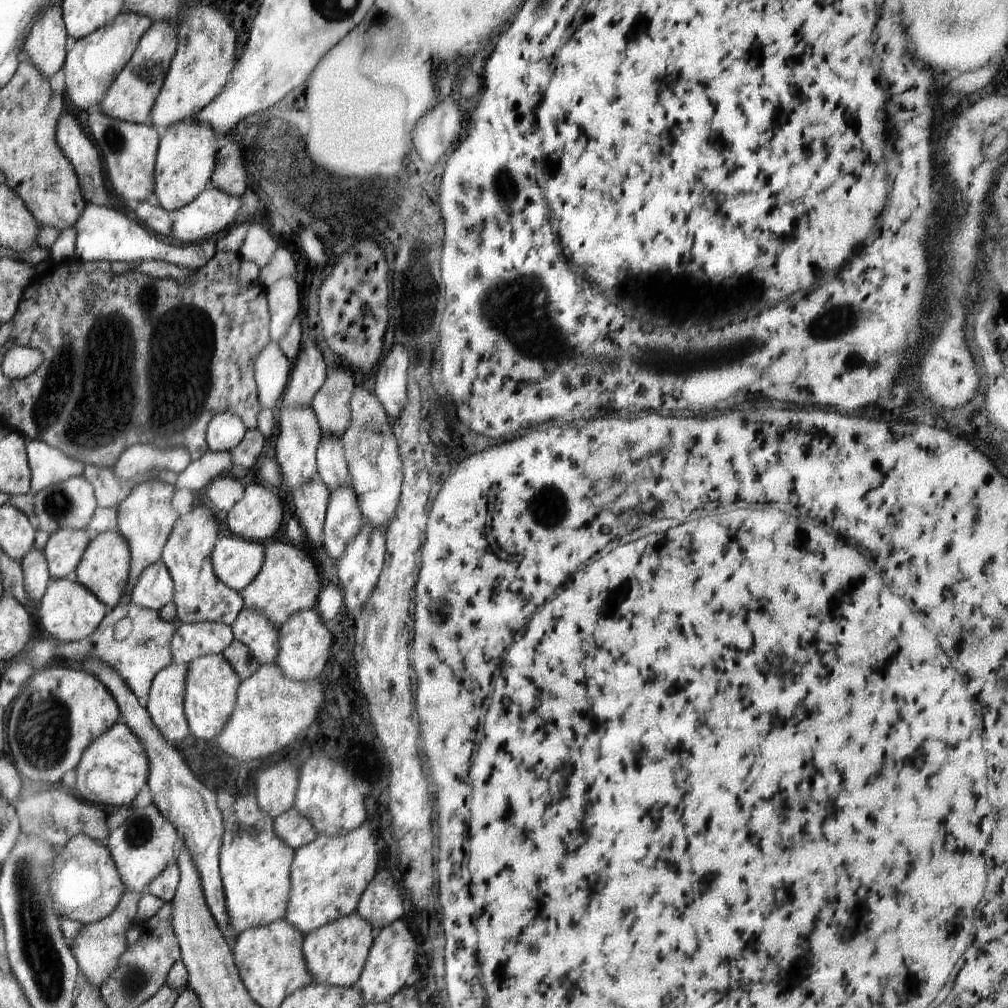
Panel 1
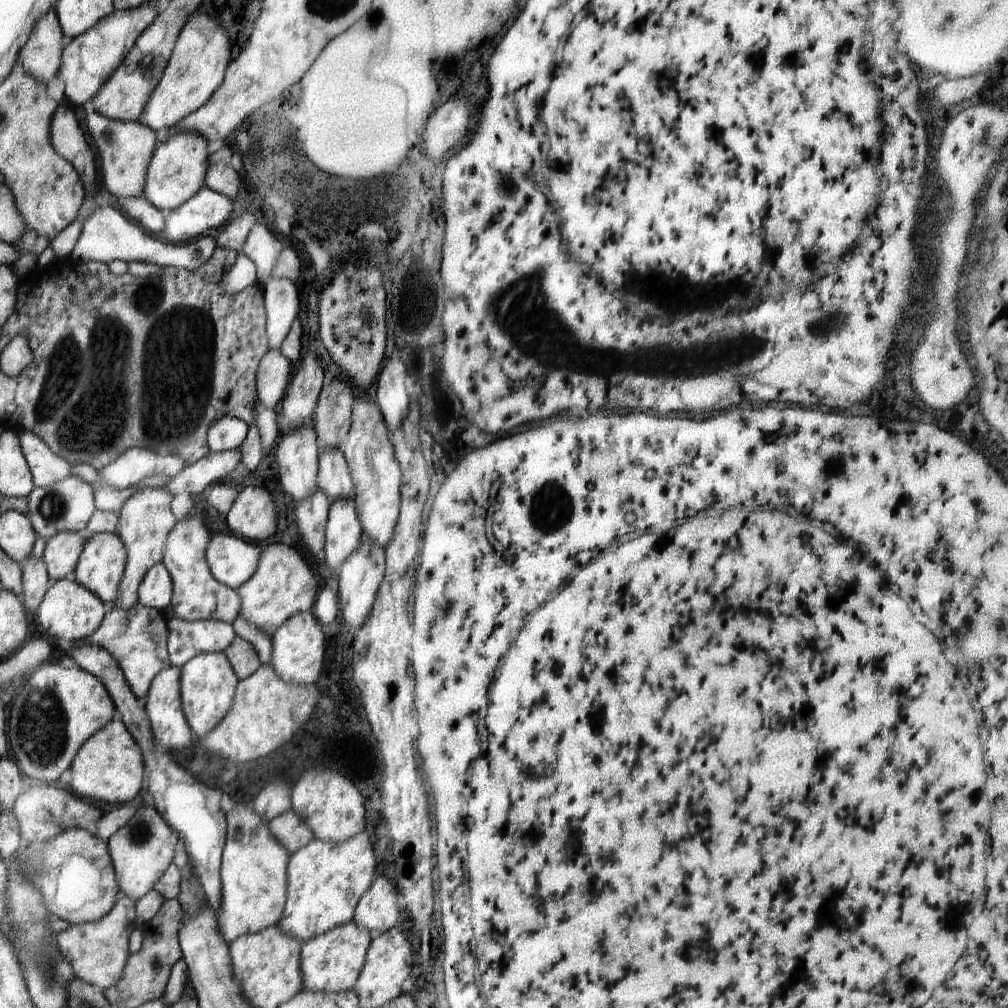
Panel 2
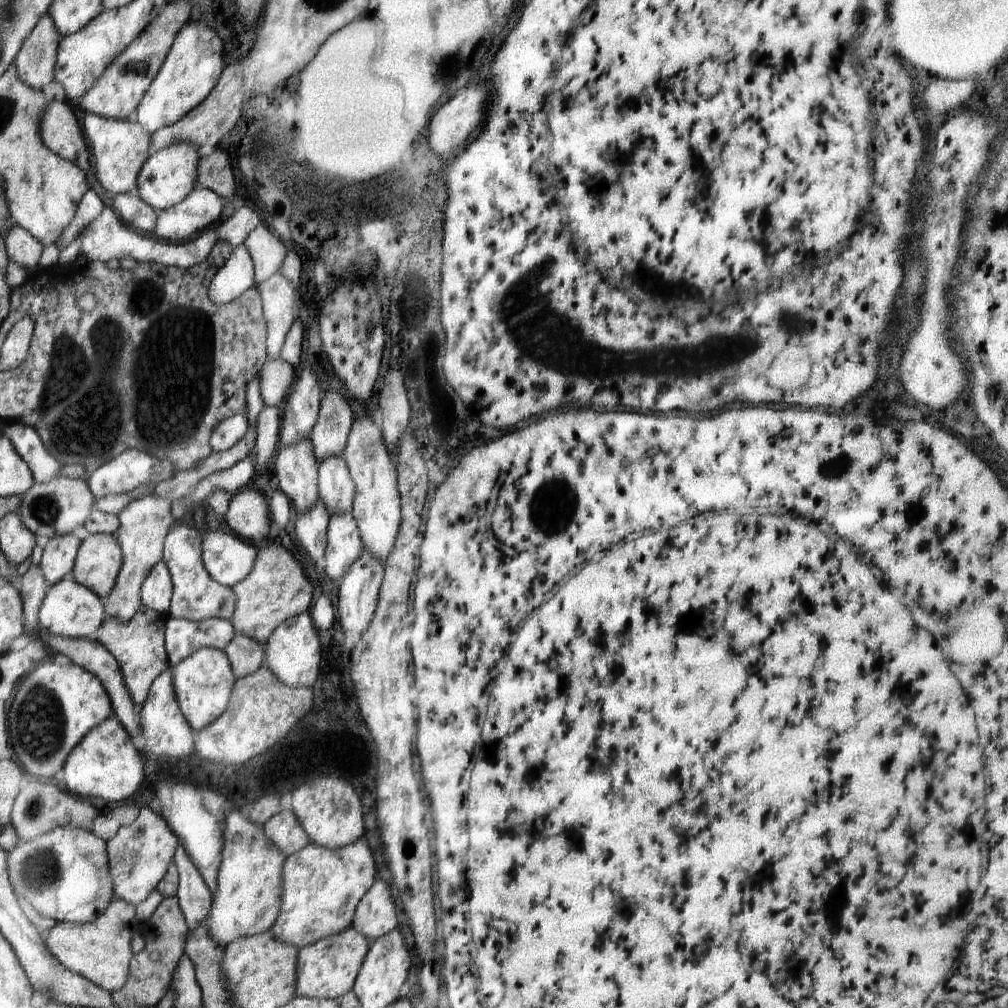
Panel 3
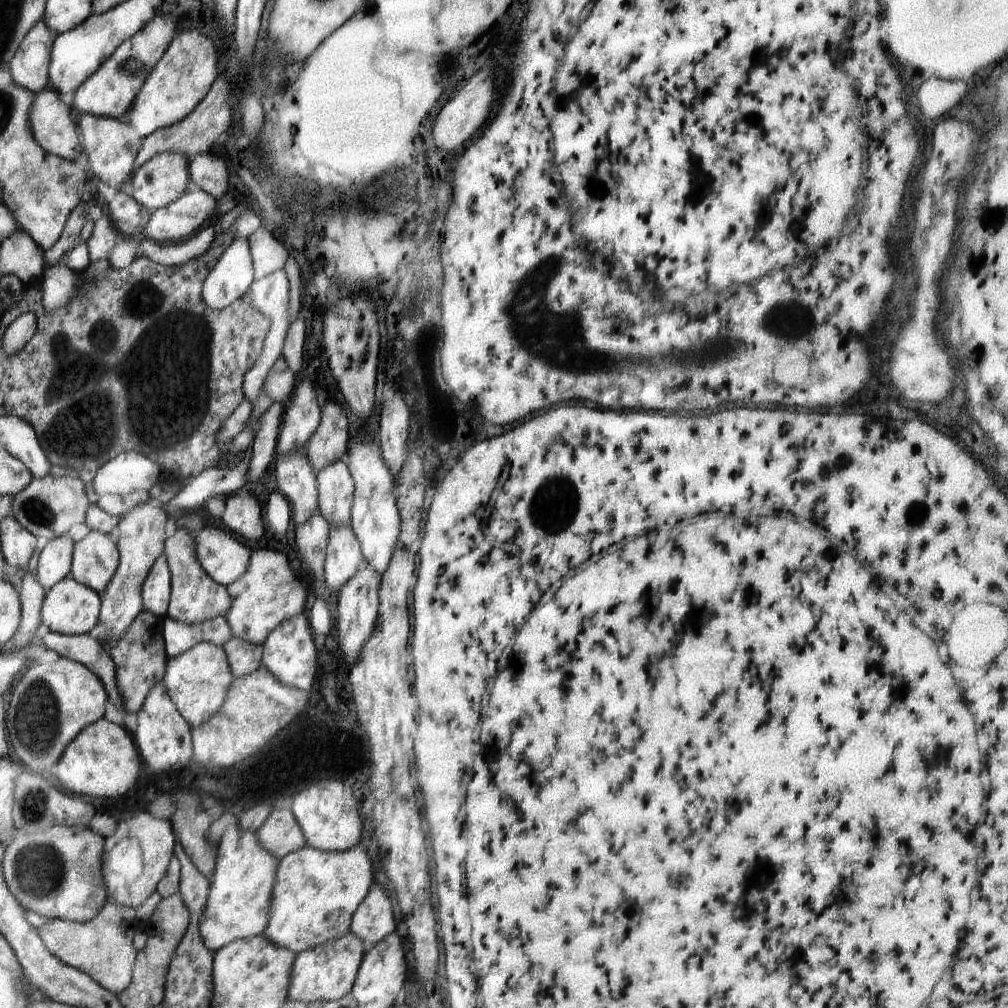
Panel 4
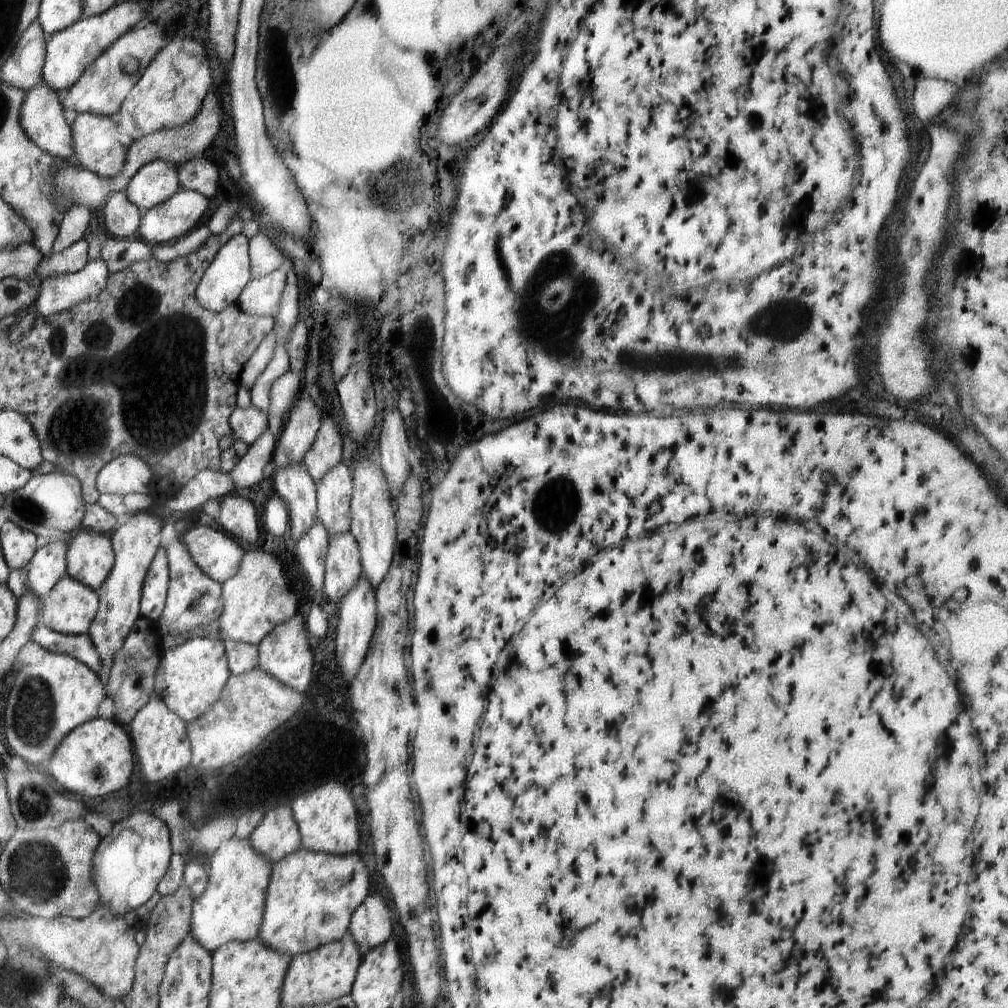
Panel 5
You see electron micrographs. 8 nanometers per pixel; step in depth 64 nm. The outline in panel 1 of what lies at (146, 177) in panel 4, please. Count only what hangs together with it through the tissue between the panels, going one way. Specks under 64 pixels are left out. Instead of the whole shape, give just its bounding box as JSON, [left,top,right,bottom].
[153,120,218,212]

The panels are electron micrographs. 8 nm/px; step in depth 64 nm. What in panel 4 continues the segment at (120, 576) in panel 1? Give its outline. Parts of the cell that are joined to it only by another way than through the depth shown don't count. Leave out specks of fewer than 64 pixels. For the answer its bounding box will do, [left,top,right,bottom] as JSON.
[73,531,119,593]

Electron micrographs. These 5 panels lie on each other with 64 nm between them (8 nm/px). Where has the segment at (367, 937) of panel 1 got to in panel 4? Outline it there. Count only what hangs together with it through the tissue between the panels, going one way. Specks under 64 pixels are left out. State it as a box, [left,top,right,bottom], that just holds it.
[287,931,366,1002]

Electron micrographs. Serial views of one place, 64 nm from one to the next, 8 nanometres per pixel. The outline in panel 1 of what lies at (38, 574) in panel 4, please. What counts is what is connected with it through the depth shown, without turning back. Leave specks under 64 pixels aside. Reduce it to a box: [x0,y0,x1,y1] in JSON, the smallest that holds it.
[43,528,90,579]

